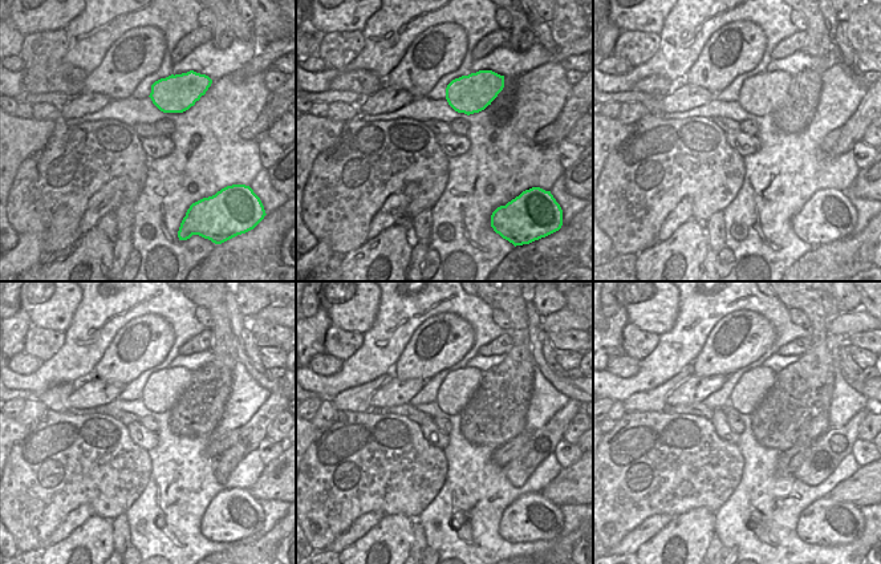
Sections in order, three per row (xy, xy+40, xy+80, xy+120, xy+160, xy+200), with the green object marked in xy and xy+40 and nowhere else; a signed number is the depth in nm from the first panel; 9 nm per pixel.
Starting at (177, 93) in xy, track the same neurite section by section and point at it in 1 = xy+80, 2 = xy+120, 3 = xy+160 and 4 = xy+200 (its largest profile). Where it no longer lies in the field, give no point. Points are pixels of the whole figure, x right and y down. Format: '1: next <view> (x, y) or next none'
1: next xy+80 (762, 94)
2: next xy+120 (162, 390)
3: next xy+160 (457, 389)
4: next xy+200 (751, 388)

